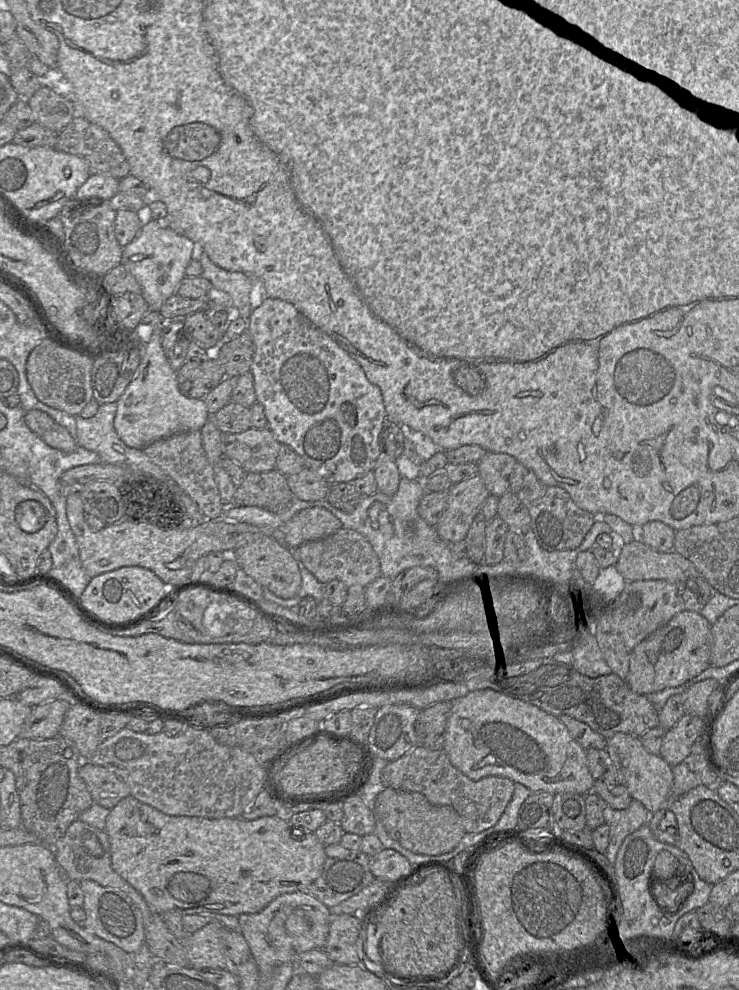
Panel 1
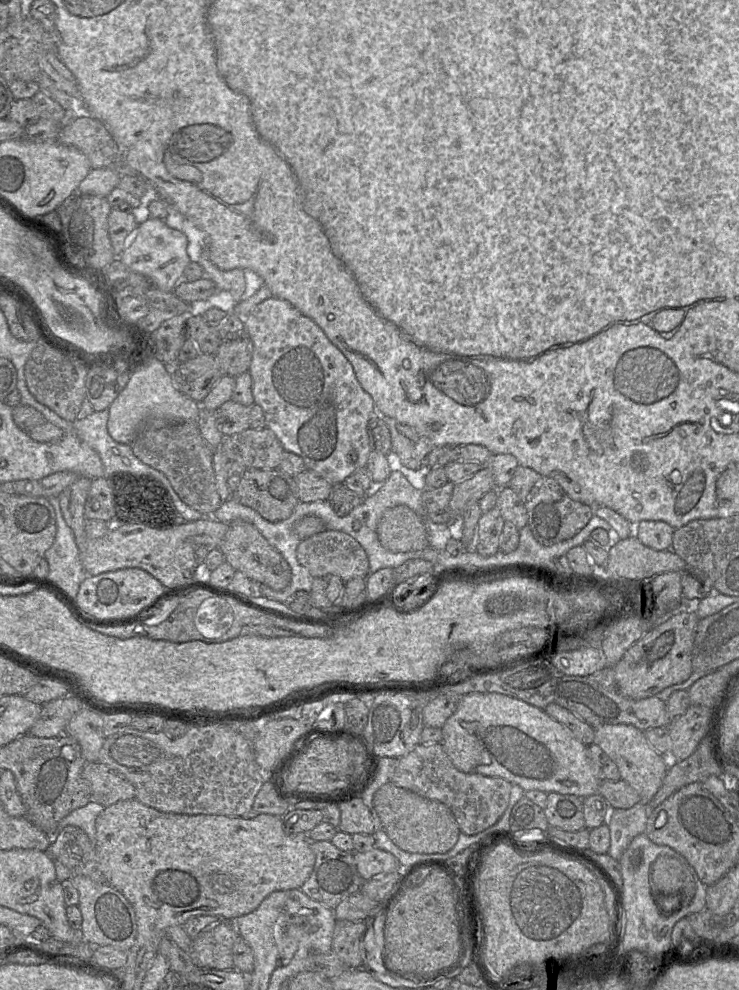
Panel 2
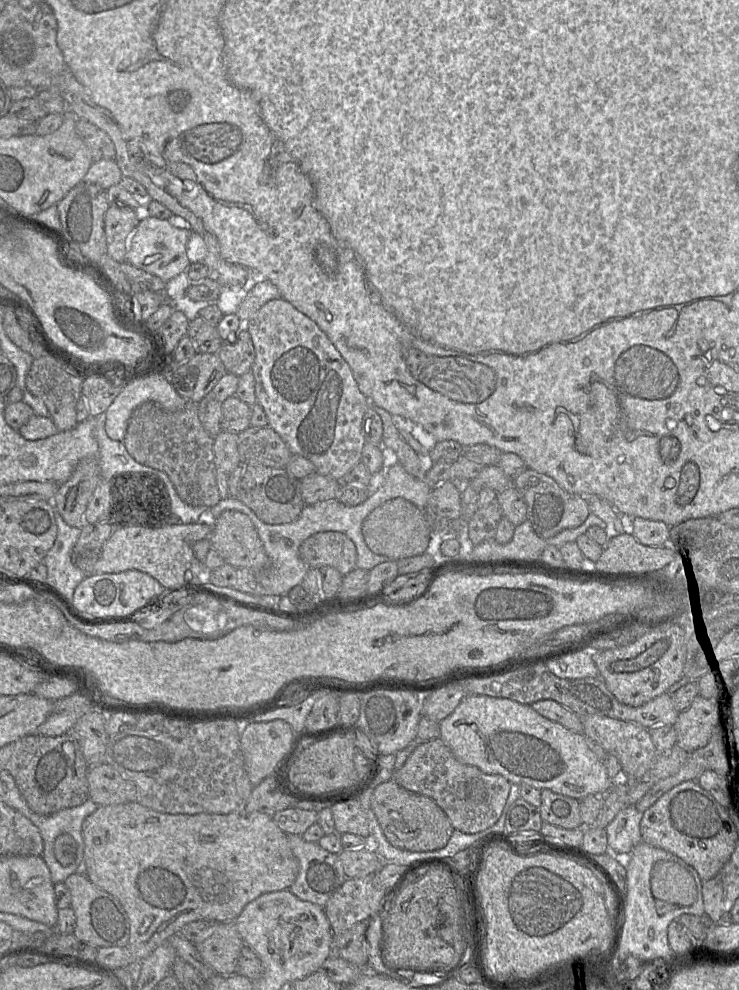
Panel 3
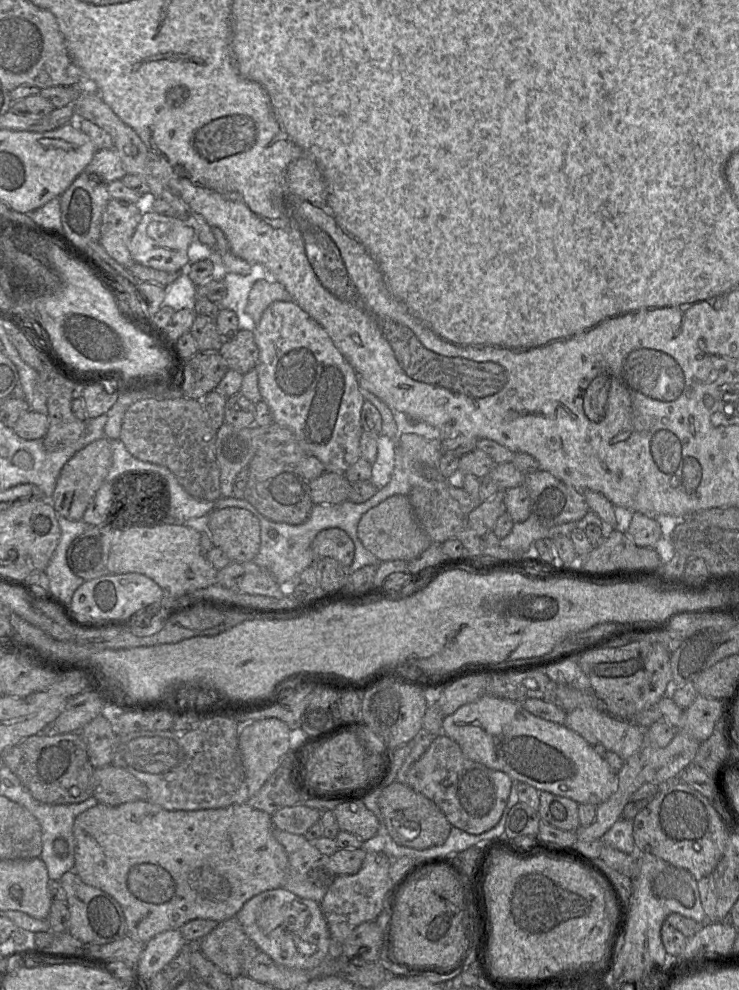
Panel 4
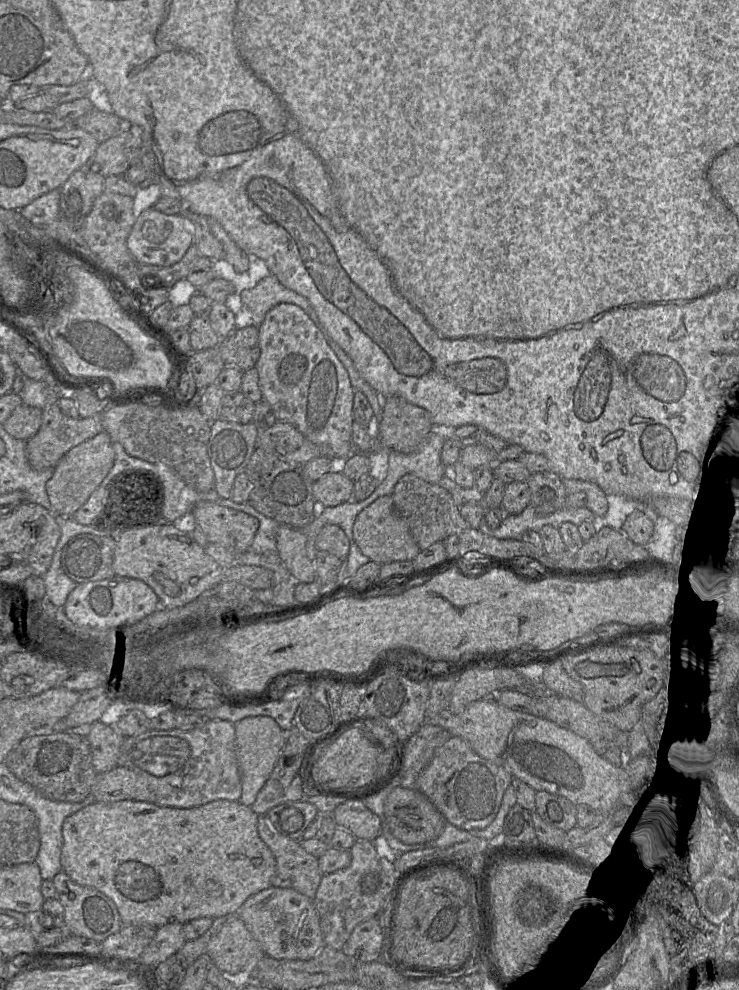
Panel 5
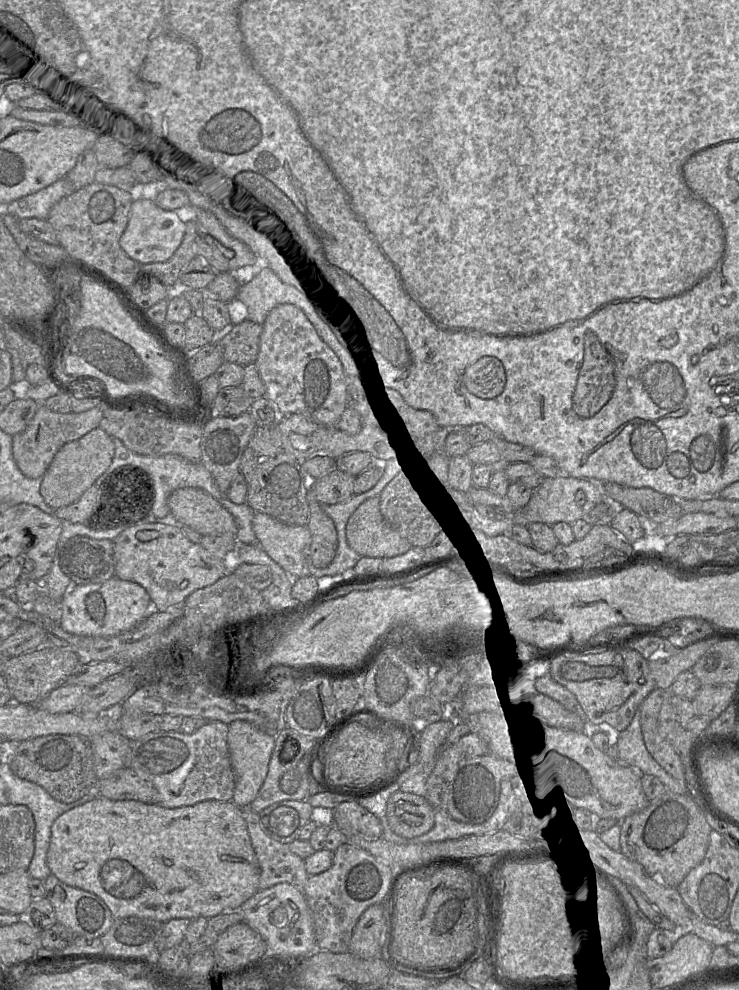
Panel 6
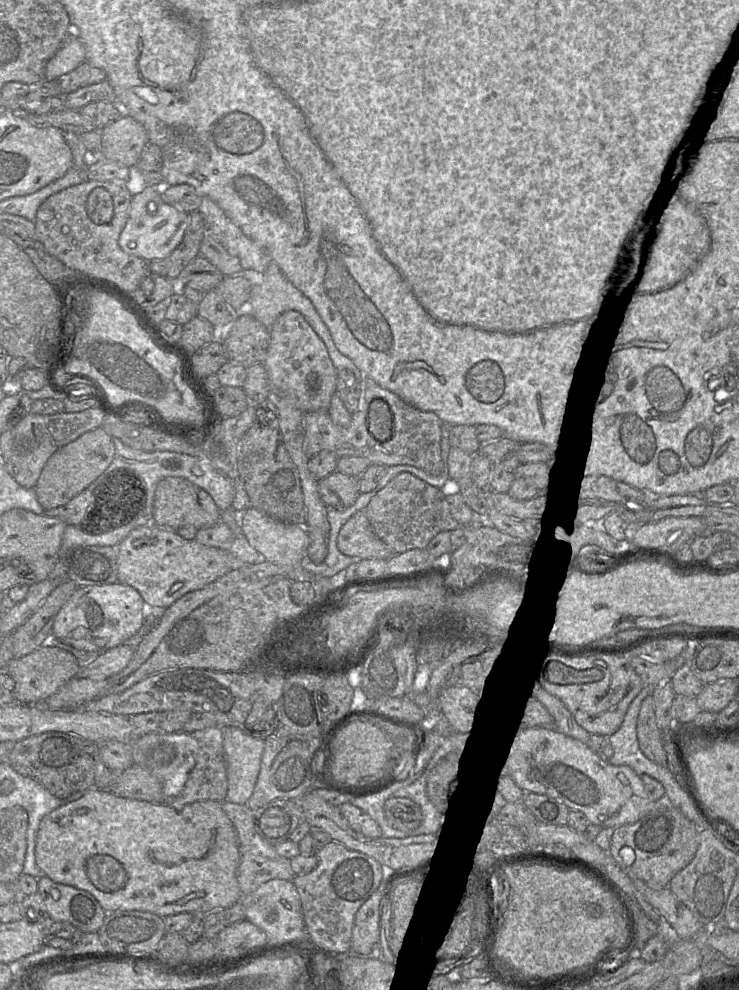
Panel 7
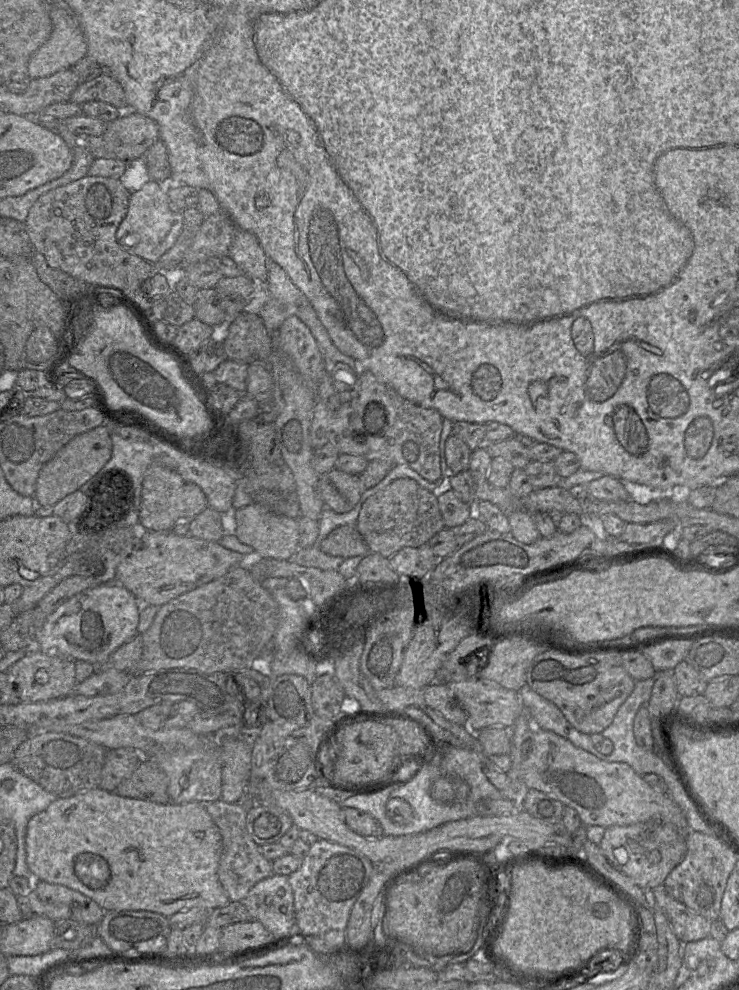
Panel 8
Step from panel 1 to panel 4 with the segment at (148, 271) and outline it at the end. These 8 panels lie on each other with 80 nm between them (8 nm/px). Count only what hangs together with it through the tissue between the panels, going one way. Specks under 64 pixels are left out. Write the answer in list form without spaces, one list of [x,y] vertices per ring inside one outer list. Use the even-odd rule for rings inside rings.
[[[154,211],[143,214],[129,241],[129,251],[134,262],[157,270],[175,272],[188,268],[188,248],[195,240],[195,231],[177,217],[160,215]]]

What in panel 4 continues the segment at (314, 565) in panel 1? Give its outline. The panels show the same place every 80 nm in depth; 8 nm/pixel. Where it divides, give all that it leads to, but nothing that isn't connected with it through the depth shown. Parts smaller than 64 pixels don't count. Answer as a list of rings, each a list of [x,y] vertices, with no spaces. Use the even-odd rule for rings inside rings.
[[[326,528],[320,531],[312,542],[314,564],[317,559],[330,557],[348,568],[354,557],[354,543],[340,528]]]

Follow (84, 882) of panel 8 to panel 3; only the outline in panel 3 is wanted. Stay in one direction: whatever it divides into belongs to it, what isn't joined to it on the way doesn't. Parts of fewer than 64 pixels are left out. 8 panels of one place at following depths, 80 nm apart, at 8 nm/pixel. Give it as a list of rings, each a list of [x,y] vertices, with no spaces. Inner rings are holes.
[[[136,800],[99,806],[85,818],[81,832],[84,841],[82,872],[93,884],[116,897],[127,913],[130,938],[126,947],[135,959],[136,970],[139,963],[159,945],[167,941],[171,935],[178,933],[185,924],[198,919],[210,919],[217,923],[234,921],[249,902],[263,893],[289,889],[299,871],[299,864],[290,848],[287,834],[275,824],[271,816],[262,812],[246,813],[244,809],[244,811],[235,811],[229,814],[169,814],[143,806]]]

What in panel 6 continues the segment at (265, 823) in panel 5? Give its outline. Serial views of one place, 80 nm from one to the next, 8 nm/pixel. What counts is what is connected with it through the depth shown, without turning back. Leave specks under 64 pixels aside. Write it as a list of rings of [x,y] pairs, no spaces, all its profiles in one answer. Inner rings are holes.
[[[249,807],[242,808],[242,812],[260,867],[259,889],[289,883],[303,891],[309,878],[305,860],[292,853],[288,844],[282,844],[268,836],[262,828],[258,813]]]

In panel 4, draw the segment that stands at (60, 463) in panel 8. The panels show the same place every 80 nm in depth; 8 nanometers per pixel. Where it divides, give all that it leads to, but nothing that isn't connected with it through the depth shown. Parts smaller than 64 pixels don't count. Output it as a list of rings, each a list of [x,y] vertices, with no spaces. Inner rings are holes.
[[[106,437],[93,441],[70,458],[61,469],[50,499],[57,514],[68,520],[81,520],[97,490],[105,482],[111,465],[112,450]]]

